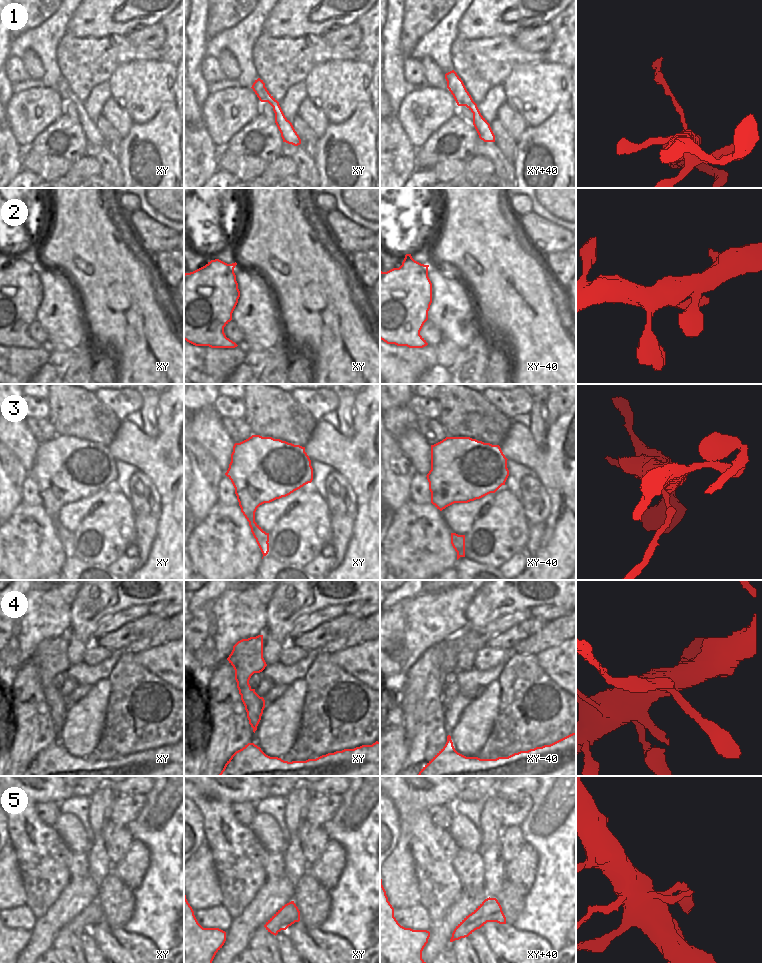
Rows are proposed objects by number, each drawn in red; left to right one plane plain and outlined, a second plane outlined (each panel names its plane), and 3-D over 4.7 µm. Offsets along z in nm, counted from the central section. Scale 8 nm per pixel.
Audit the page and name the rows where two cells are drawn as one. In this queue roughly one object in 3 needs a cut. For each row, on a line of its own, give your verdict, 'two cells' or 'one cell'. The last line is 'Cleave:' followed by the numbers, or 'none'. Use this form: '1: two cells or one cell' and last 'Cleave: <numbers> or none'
1: one cell
2: one cell
3: two cells
4: two cells
5: one cell
Cleave: 3, 4

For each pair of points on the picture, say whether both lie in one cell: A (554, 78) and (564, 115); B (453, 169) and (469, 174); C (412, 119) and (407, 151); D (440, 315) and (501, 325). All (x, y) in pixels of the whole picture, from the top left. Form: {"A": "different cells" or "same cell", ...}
{"A": "different cells", "B": "different cells", "C": "different cells", "D": "different cells"}

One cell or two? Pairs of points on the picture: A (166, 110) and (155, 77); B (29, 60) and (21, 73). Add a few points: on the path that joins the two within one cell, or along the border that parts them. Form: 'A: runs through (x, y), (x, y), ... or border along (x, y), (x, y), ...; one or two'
A: border along (173, 101), (165, 101), (158, 112), (149, 120); two
B: border along (20, 58), (26, 72), (31, 77); two

